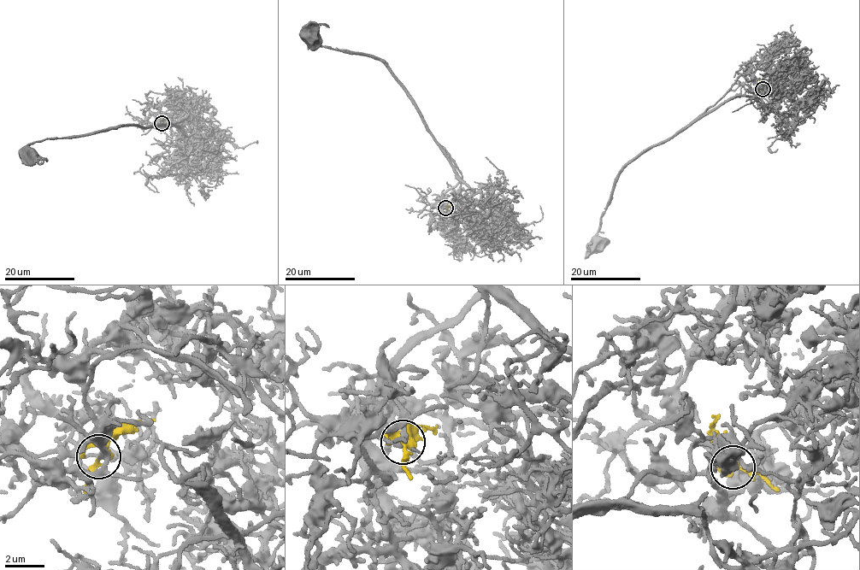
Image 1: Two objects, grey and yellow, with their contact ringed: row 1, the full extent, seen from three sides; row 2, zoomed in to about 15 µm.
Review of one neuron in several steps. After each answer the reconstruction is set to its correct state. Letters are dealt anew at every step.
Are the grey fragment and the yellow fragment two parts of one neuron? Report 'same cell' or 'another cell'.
same cell

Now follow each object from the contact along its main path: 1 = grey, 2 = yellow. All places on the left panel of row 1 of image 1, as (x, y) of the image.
1: (161, 123), (159, 112), (166, 104), (188, 113), (173, 123), (124, 125), (33, 141), (26, 155)
2: (161, 123), (172, 116)

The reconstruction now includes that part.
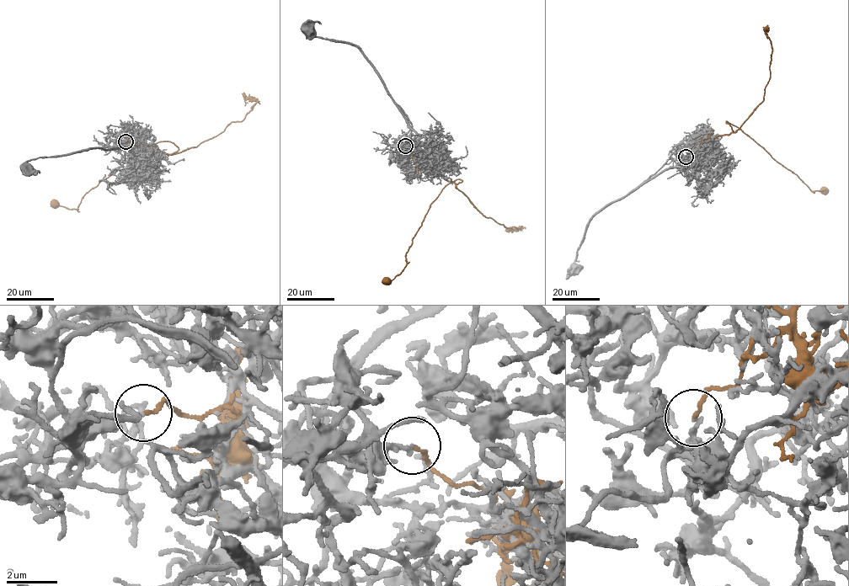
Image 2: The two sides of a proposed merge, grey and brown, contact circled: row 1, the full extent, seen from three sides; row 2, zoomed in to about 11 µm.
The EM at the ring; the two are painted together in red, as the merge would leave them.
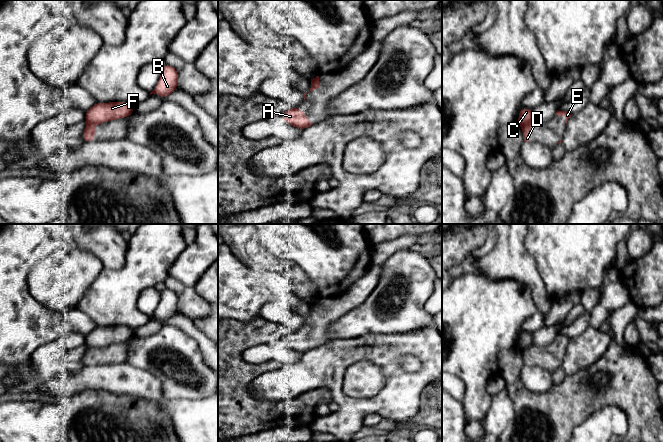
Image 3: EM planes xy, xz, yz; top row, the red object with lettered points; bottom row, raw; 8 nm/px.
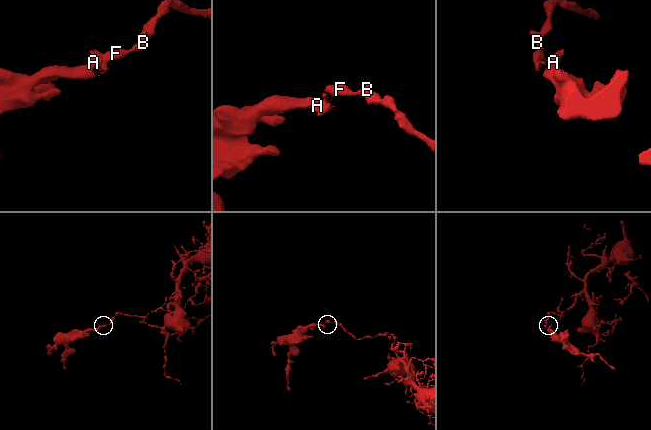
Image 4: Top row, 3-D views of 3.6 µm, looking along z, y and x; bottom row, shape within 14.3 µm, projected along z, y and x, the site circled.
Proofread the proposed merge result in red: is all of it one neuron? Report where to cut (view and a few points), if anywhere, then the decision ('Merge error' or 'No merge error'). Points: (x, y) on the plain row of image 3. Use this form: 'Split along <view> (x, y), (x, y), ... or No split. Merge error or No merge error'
Split along yz (531, 345), (521, 350). Merge error

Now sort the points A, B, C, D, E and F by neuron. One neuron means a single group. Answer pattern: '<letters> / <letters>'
A D E / B C F

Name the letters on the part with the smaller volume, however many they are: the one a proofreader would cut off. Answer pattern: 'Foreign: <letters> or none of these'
Foreign: A, D, E

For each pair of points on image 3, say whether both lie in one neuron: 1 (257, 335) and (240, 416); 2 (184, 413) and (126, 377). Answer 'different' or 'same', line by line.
1: same
2: same

